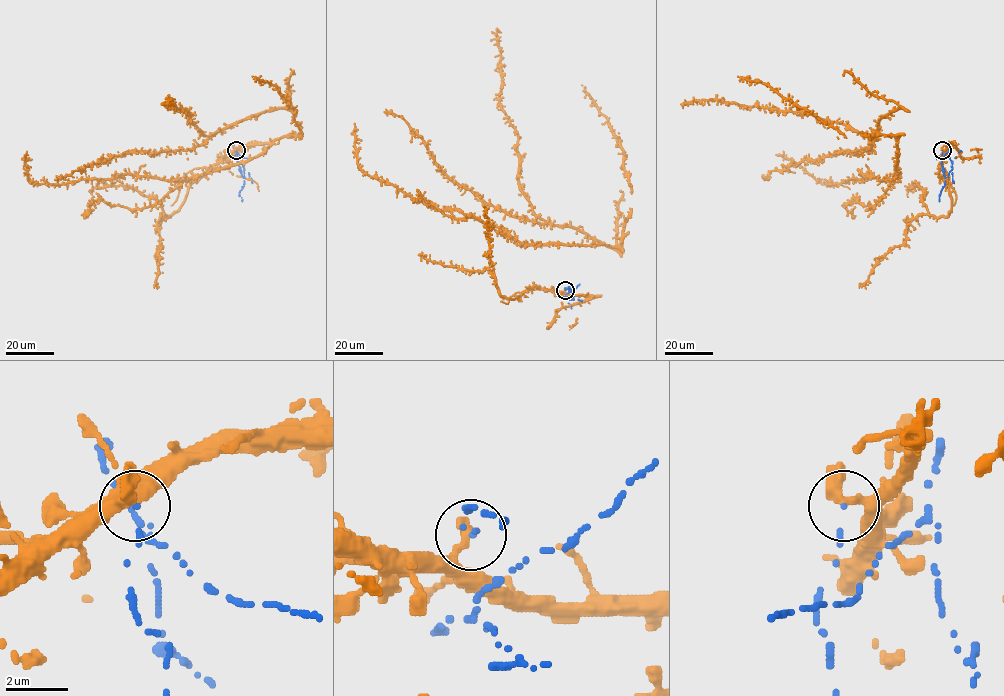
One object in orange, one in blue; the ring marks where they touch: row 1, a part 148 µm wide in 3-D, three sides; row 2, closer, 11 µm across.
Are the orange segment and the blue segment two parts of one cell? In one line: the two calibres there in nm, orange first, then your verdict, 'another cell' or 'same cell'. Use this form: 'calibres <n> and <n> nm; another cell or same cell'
calibres 320 and 70 nm; another cell

